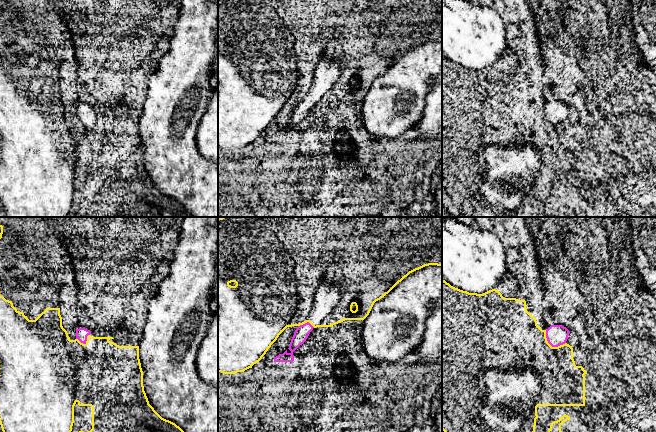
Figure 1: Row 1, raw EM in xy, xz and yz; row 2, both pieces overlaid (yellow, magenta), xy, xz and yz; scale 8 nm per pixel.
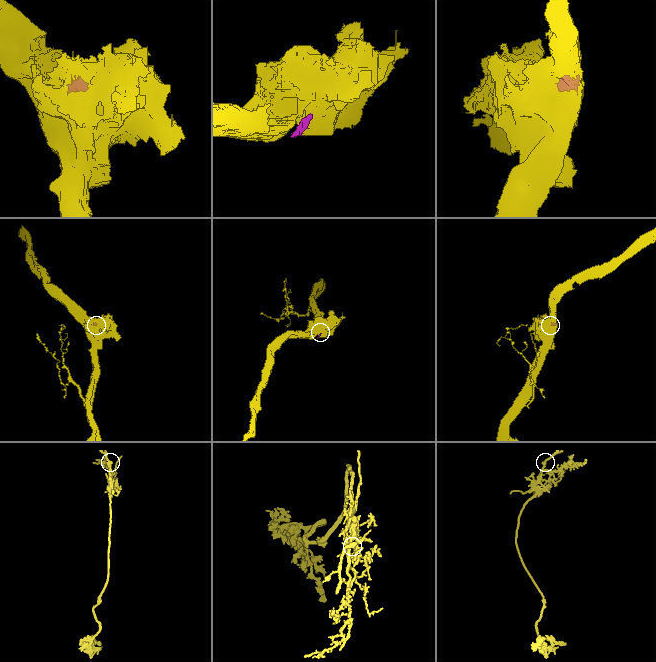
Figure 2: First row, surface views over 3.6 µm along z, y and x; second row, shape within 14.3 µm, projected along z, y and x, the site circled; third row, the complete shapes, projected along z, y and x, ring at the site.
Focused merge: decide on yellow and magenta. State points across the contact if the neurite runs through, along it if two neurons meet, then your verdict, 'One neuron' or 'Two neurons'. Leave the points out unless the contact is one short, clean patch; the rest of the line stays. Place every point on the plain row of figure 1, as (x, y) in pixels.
Boundary: yz (545, 106), (547, 117), (552, 122), (559, 122), (565, 119). Two neurons

